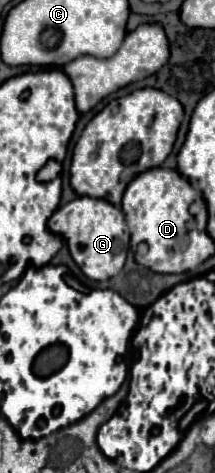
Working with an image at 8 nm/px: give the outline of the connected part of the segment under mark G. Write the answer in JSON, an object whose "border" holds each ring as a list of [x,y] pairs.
{"border":[[[79,196],[53,212],[49,228],[67,242],[73,260],[87,278],[109,280],[123,268],[129,248],[129,228],[125,214],[117,206],[99,198]]]}

